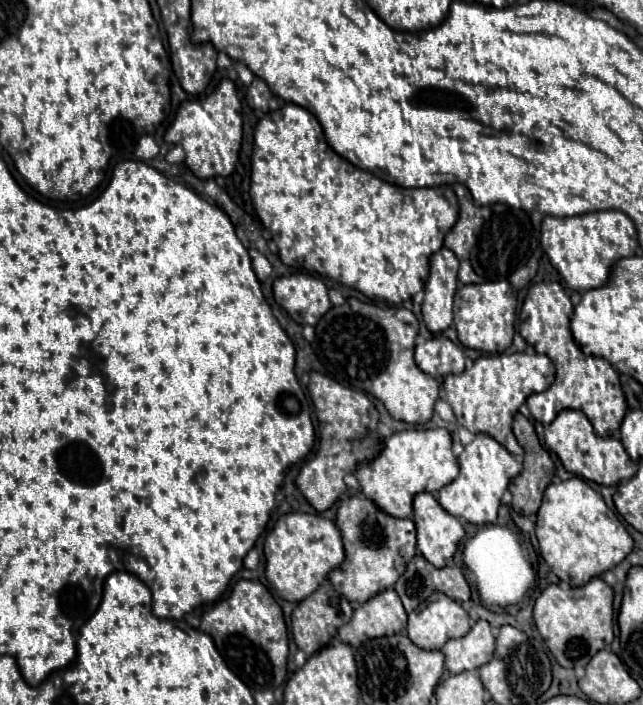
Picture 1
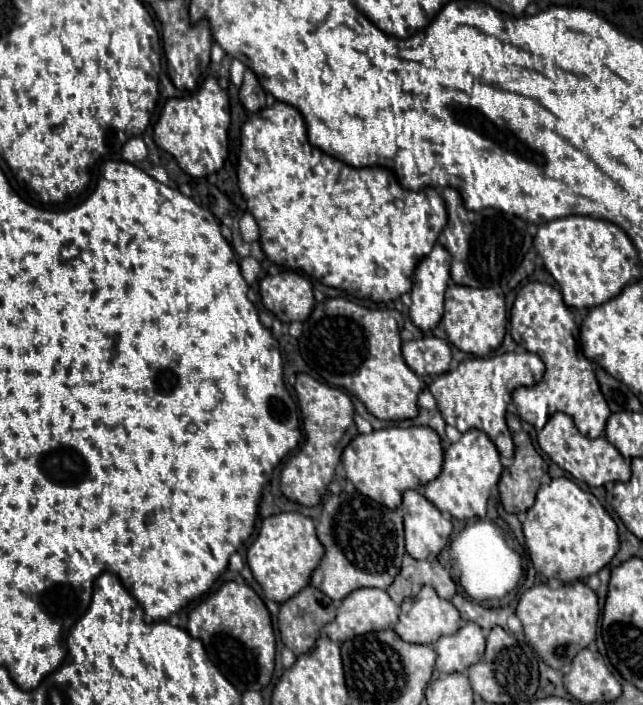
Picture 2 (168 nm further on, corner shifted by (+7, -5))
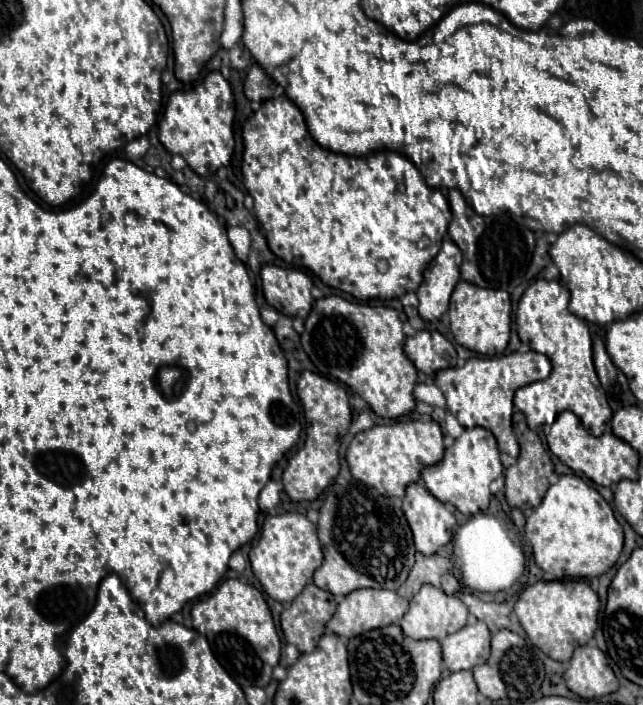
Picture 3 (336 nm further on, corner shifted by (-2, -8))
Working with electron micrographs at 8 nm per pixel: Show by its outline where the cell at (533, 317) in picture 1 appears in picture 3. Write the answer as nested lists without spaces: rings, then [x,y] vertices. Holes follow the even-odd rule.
[[[536,280],[522,294],[516,310],[516,330],[524,344],[532,350],[542,352],[552,362],[552,372],[546,380],[532,382],[524,388],[518,388],[514,398],[516,406],[524,412],[530,428],[542,424],[552,424],[554,418],[570,410],[574,412],[584,428],[594,436],[600,436],[606,430],[608,420],[612,420],[612,410],[608,406],[606,394],[598,382],[594,362],[592,362],[592,336],[586,320],[578,318],[568,310],[570,292],[556,280]]]

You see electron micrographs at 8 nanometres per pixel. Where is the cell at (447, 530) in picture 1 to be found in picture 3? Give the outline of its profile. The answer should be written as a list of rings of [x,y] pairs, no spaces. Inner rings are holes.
[[[414,482],[406,488],[402,510],[412,528],[414,546],[418,552],[430,556],[440,546],[450,542],[456,518],[438,498],[434,498],[424,488],[422,482]]]

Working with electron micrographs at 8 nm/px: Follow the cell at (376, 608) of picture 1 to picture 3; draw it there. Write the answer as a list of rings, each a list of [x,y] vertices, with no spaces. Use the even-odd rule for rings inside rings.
[[[358,588],[340,600],[340,604],[338,604],[334,616],[328,620],[326,628],[342,638],[352,638],[352,636],[358,636],[360,632],[368,632],[372,628],[382,628],[382,626],[398,622],[406,610],[408,610],[408,600],[398,596],[394,590]]]

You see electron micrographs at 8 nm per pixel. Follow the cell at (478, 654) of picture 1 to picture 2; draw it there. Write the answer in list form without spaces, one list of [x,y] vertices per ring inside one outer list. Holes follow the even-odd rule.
[[[467,623],[455,635],[439,637],[435,651],[437,669],[441,673],[461,673],[481,661],[485,653],[485,637],[479,625]]]

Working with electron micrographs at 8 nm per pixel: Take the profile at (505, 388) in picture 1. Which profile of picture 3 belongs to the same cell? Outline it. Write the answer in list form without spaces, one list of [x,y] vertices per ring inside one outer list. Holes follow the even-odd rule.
[[[512,352],[496,358],[480,358],[474,356],[466,360],[460,368],[448,368],[436,372],[436,386],[442,390],[446,398],[446,408],[456,416],[456,420],[464,428],[482,426],[488,428],[496,440],[498,448],[510,456],[518,456],[520,448],[516,436],[512,432],[512,398],[514,392],[526,384],[544,380],[550,374],[550,360],[540,352]]]

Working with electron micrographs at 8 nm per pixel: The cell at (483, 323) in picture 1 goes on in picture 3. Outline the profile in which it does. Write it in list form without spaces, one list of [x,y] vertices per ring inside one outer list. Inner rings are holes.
[[[460,280],[452,292],[448,314],[450,314],[450,332],[460,346],[484,356],[502,354],[504,348],[508,346],[512,304],[506,290],[480,288],[476,284]]]

